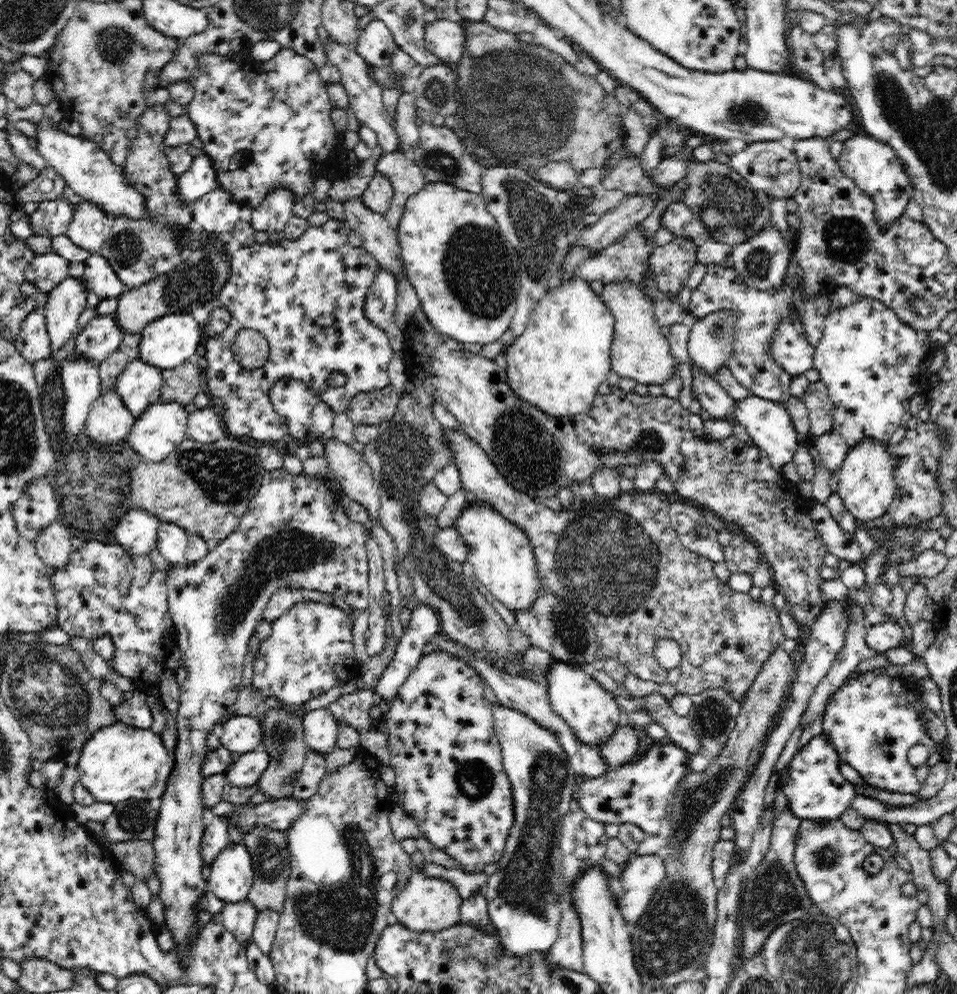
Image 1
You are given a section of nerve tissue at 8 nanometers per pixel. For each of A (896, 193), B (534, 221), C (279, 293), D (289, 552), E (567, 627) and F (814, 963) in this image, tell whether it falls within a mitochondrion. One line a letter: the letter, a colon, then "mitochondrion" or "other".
A: mitochondrion
B: mitochondrion
C: other
D: mitochondrion
E: mitochondrion
F: mitochondrion

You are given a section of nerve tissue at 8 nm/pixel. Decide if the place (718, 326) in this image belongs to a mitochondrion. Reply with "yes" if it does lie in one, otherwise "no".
yes

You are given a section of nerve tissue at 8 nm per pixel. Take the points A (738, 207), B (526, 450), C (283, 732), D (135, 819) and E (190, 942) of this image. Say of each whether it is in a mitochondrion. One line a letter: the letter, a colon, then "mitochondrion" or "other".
A: mitochondrion
B: mitochondrion
C: mitochondrion
D: mitochondrion
E: other

